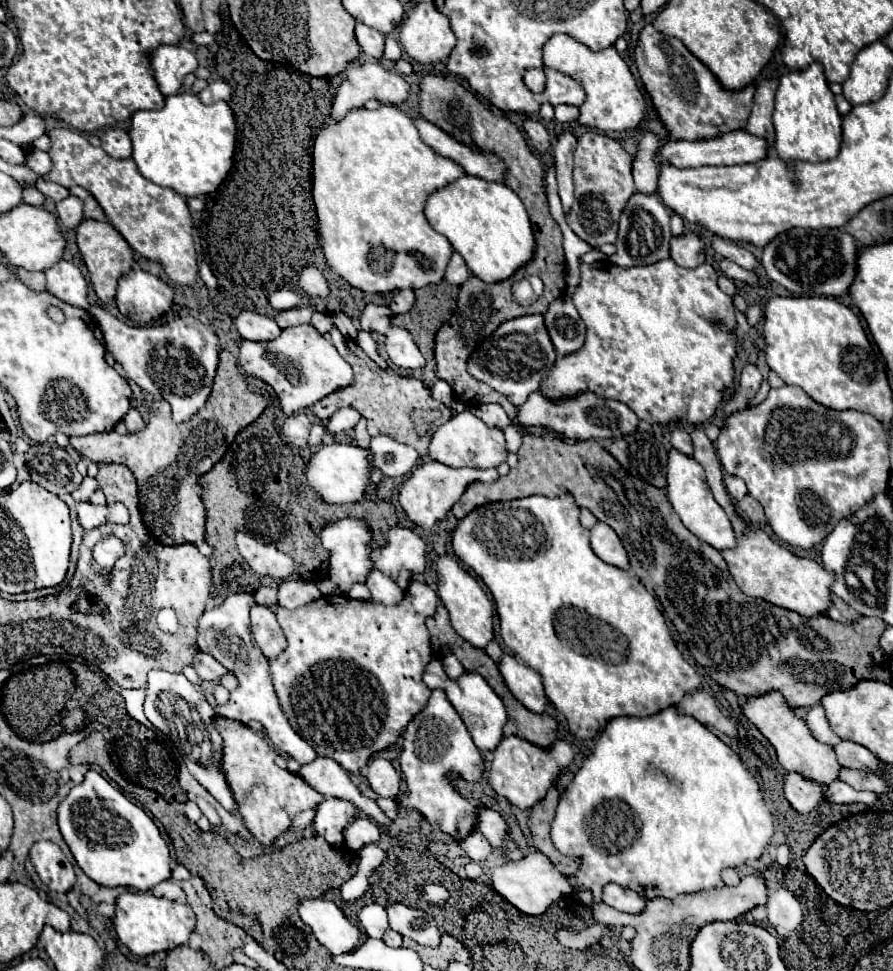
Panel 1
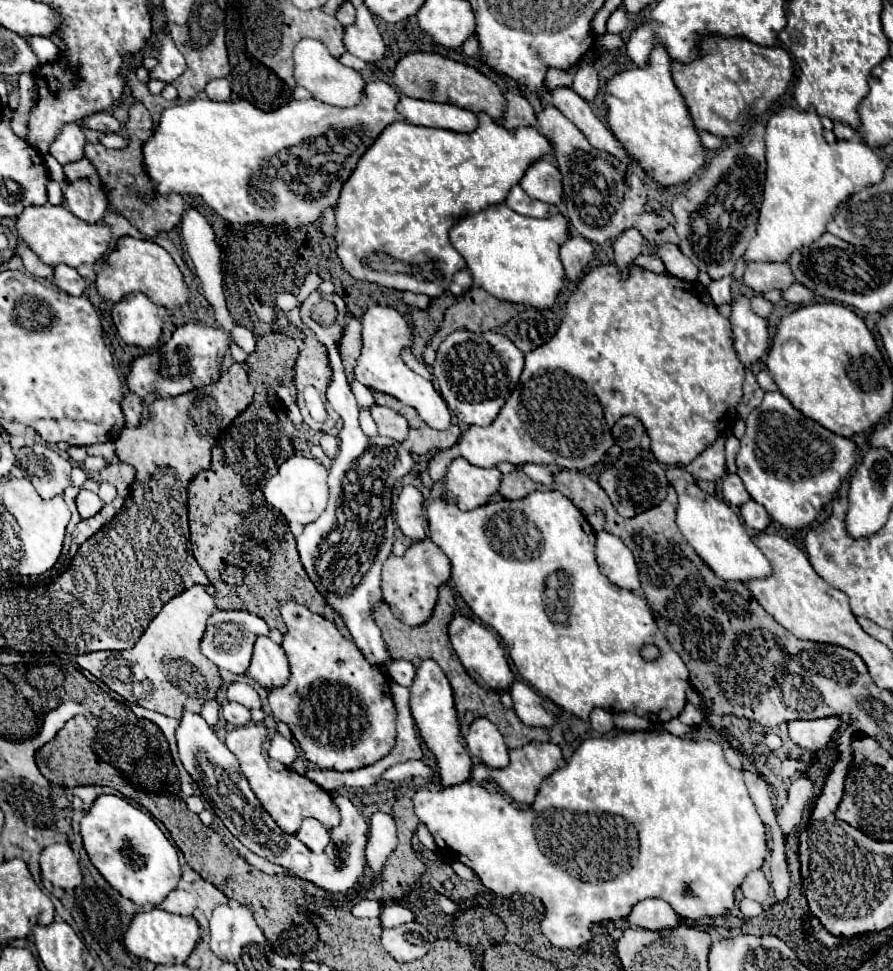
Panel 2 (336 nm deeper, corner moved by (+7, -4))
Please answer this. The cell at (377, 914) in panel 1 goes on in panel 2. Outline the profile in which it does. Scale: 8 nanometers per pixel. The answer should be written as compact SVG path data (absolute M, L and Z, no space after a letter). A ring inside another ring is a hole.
M390 903L382 909L382 915L380 915L380 927L382 929L388 929L388 927L398 927L402 923L408 923L414 919L414 913L402 905L396 905L396 903Z

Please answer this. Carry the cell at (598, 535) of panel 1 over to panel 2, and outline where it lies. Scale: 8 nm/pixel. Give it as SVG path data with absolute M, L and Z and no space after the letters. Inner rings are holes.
M606 531L596 533L596 561L600 571L618 587L638 591L638 567L630 549L620 541L620 537Z

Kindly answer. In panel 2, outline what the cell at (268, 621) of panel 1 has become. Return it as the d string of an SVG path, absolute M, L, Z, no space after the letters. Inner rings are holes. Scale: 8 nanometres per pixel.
M258 637L254 643L254 655L248 675L262 687L280 687L288 681L290 669L282 645L274 643L270 637Z

